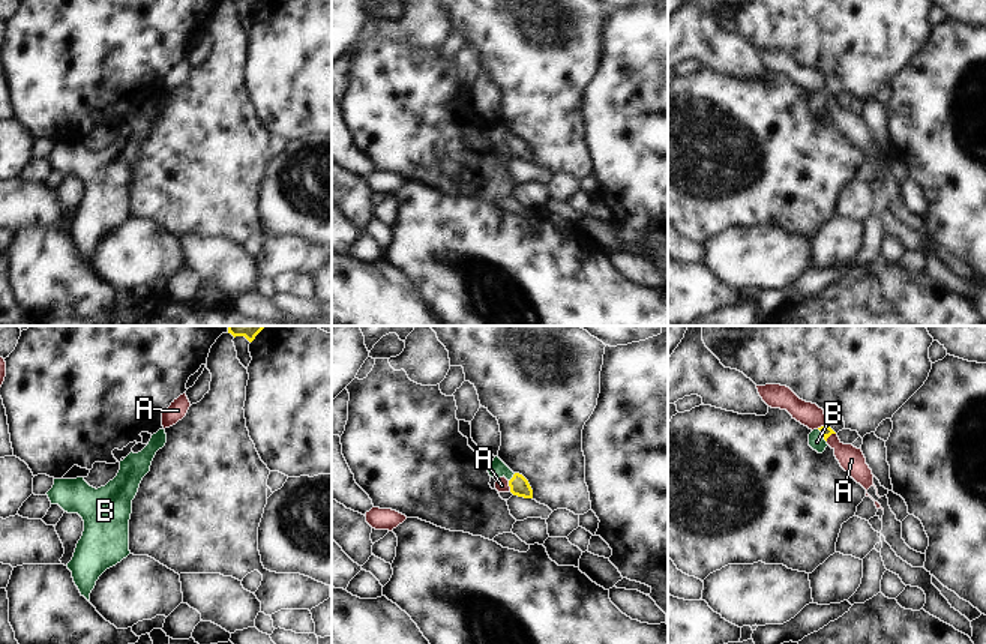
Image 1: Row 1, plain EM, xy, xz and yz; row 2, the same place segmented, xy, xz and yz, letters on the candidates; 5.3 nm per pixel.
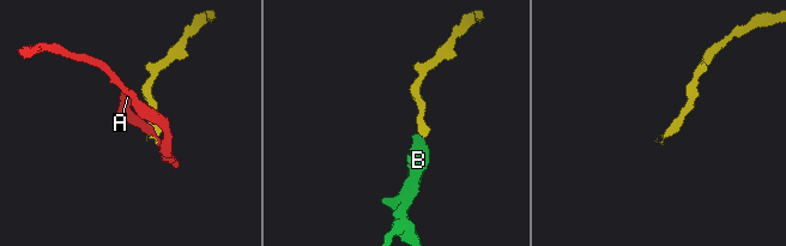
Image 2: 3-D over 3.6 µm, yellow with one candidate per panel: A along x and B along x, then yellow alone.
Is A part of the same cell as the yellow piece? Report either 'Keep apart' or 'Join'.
Keep apart

